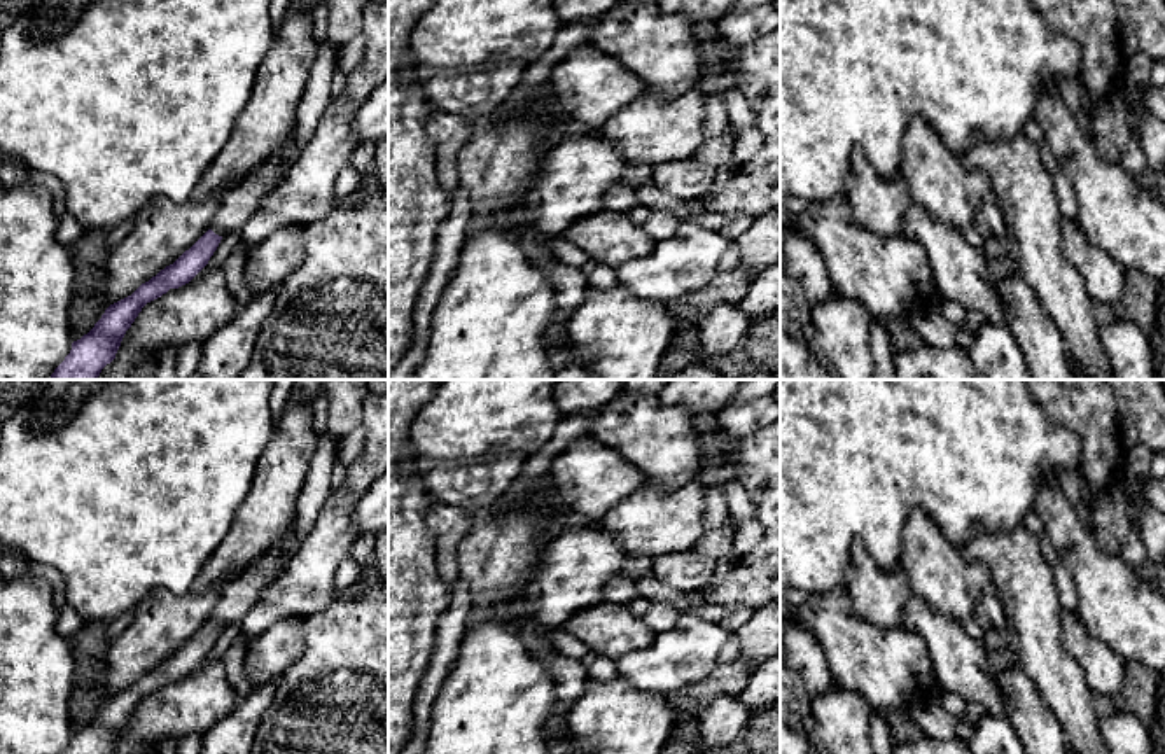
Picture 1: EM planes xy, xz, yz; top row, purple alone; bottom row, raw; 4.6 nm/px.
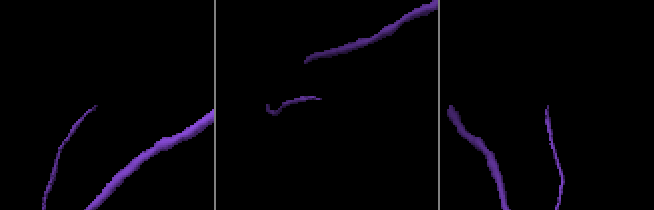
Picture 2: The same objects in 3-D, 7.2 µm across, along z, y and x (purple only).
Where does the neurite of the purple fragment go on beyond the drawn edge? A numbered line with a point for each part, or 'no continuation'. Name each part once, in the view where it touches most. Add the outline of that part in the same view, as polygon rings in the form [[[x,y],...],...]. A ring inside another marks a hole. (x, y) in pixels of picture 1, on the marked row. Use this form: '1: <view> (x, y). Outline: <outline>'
1: xy (238, 203). Outline: [[[294,133],[289,140],[254,170],[245,180],[227,189],[220,199],[220,208],[212,220],[212,231],[219,236],[243,227],[261,201],[275,191],[285,178],[290,163],[289,154],[294,145]]]

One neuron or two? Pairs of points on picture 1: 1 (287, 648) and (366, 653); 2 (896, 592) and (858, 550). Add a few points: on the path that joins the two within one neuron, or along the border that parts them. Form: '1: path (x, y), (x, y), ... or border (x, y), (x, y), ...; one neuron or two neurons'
1: border (306, 618), (301, 655), (279, 677); two neurons
2: path (884, 585), (861, 562); one neuron

